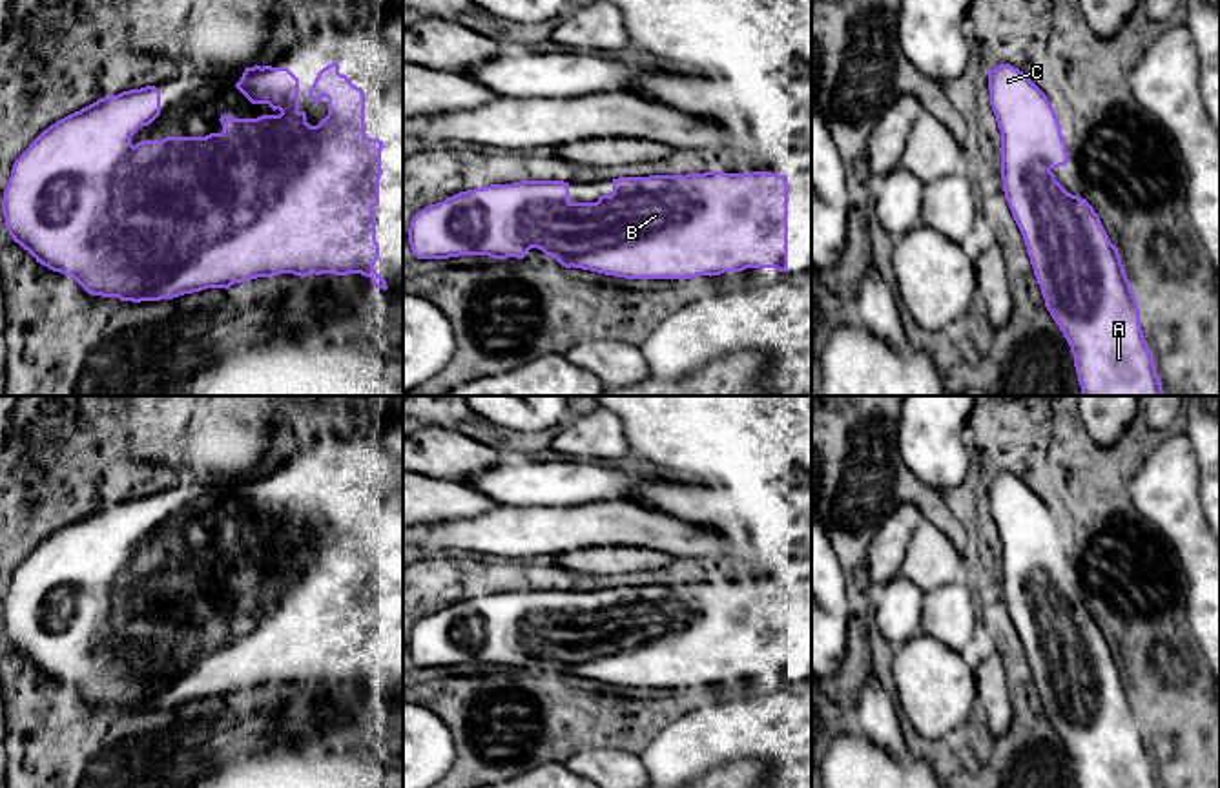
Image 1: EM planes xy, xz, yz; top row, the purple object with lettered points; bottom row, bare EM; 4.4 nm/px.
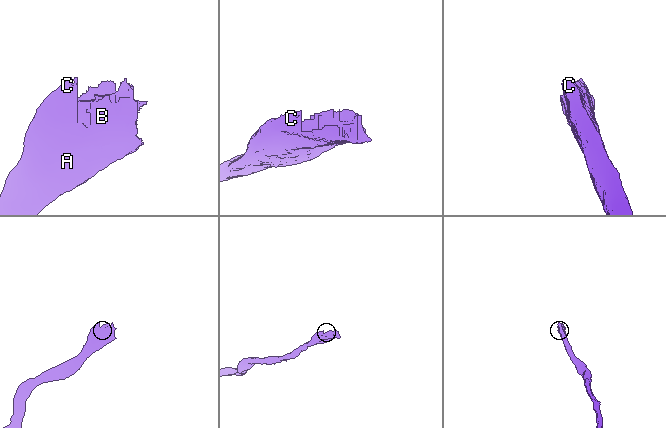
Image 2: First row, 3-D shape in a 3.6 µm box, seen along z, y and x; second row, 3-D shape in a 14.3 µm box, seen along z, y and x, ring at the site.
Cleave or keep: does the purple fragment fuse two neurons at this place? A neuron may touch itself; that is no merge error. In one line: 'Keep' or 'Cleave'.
Keep

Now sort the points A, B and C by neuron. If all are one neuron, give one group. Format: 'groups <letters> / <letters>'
groups A B C

